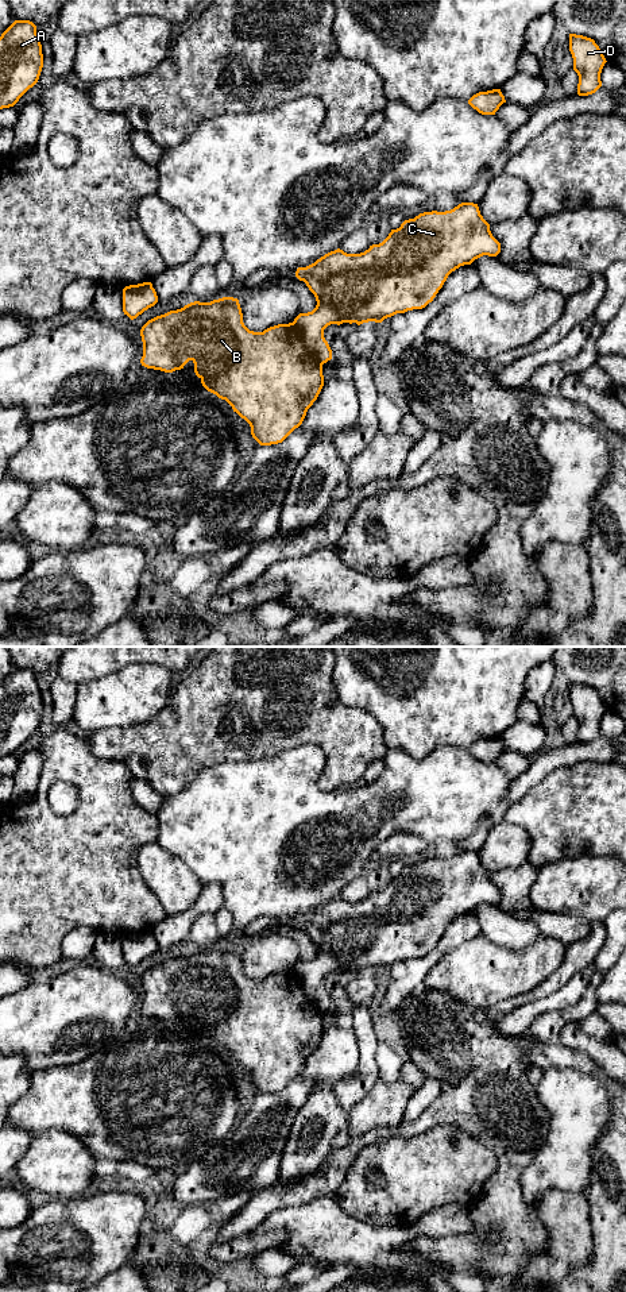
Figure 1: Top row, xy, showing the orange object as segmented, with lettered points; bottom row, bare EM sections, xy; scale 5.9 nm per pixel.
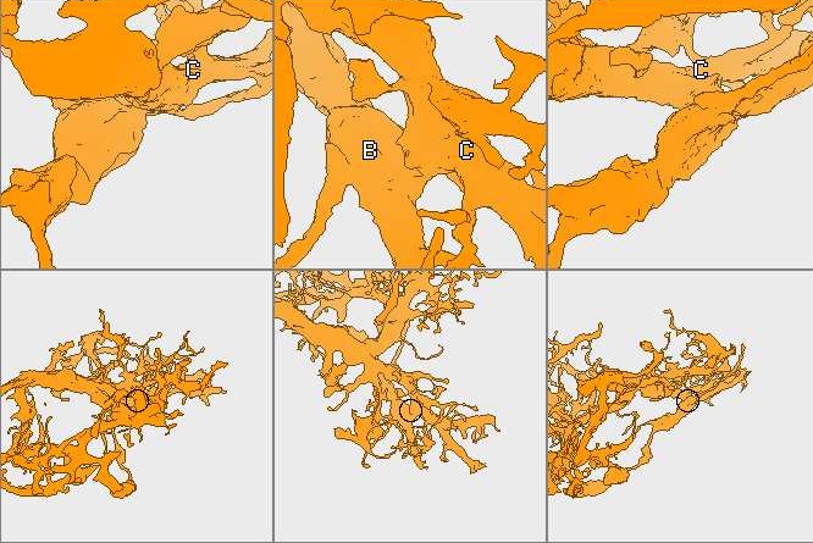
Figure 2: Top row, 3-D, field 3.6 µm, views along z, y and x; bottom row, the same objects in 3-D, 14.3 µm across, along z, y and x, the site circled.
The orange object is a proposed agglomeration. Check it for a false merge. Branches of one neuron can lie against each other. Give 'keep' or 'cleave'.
cleave

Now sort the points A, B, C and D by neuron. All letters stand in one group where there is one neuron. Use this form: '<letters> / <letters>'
A C D / B

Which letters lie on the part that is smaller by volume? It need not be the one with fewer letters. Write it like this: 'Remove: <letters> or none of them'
Remove: B

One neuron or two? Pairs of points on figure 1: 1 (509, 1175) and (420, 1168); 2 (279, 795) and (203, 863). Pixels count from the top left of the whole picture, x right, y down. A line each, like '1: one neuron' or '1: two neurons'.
1: two neurons
2: one neuron

